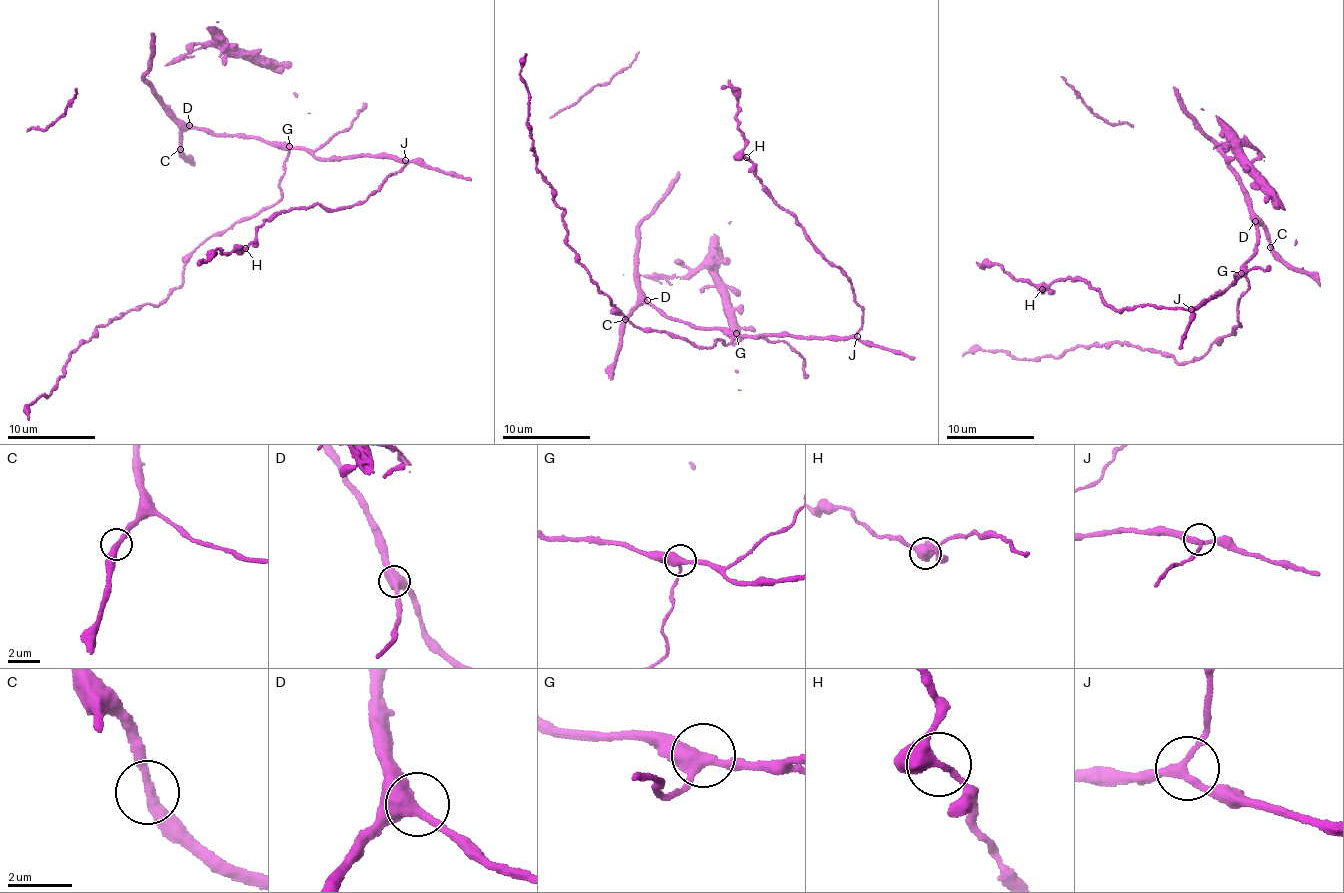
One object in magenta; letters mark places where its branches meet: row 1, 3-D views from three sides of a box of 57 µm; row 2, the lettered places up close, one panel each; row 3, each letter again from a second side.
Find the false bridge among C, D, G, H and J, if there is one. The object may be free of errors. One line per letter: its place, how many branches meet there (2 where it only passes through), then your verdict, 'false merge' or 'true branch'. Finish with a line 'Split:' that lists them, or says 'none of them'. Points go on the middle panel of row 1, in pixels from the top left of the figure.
C: (625, 319) | 2 | true branch
D: (647, 300) | 3 | true branch
G: (736, 333) | 3 | true branch
H: (746, 157) | 3 | true branch
J: (857, 336) | 3 | true branch
Split: none of them

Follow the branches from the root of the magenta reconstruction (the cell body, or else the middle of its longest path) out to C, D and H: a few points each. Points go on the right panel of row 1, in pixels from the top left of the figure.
C: (1249, 286), (1244, 267), (1256, 252), (1259, 224), (1267, 231), (1270, 247)
D: (1249, 286), (1243, 272), (1260, 242), (1255, 221)
H: (1249, 286), (1240, 275), (1198, 309), (1133, 305), (1118, 311), (1077, 279), (1054, 279), (1041, 288)

